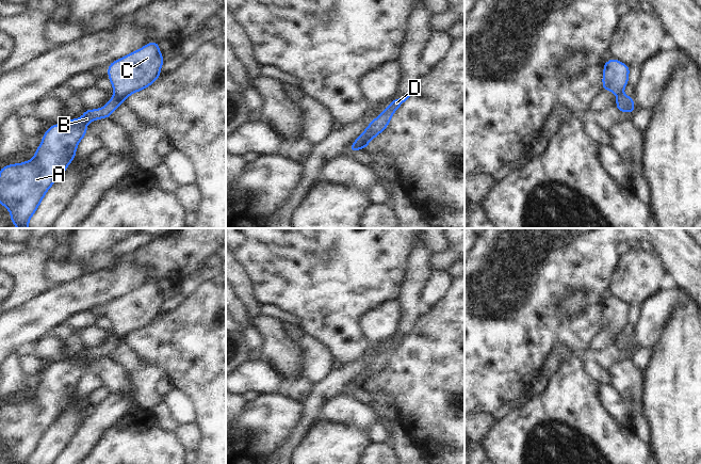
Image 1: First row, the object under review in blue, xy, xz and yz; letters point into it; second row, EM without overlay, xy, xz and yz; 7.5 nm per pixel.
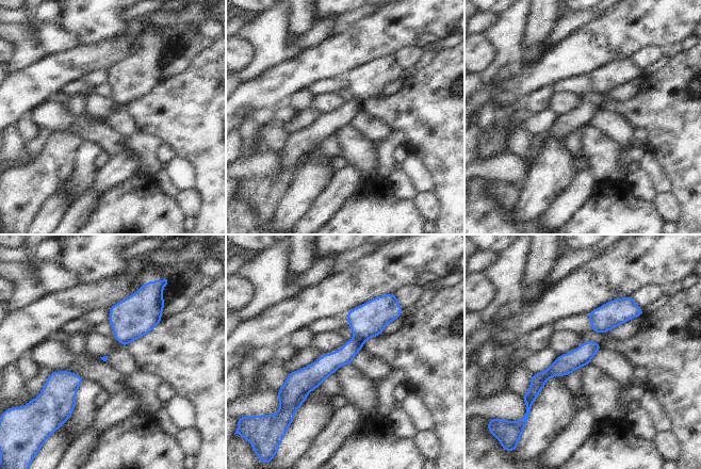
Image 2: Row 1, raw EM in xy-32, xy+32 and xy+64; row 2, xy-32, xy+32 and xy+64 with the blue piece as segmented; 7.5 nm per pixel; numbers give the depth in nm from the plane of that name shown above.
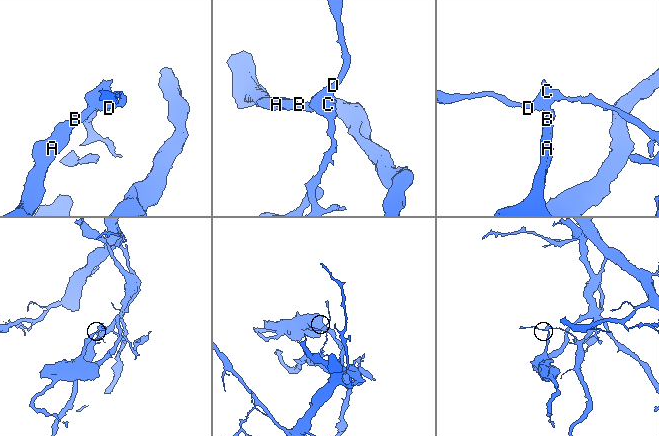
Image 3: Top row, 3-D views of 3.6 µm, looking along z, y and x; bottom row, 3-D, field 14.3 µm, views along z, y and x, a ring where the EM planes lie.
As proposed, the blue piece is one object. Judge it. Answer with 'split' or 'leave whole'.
split

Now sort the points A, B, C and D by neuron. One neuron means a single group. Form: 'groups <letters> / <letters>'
groups A B / C D

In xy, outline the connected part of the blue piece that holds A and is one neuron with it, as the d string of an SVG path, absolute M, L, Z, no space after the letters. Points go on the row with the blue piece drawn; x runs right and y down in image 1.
M114 95L101 108L83 111L81 118L51 125L42 138L35 155L22 163L12 163L0 169L0 204L11 214L11 223L17 228L29 228L29 222L38 209L48 190L67 170L76 158L81 140L87 134L86 125L101 118L111 118L112 113L120 107L123 100Z

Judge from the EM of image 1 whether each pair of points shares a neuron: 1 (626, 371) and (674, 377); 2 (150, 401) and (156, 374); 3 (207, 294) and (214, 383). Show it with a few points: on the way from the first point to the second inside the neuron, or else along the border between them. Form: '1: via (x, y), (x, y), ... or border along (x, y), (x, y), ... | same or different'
1: border along (642, 373), (642, 396), (640, 398) | different
2: via (150, 395), (150, 381) | same
3: via (210, 317), (210, 322), (214, 328), (214, 361) | same

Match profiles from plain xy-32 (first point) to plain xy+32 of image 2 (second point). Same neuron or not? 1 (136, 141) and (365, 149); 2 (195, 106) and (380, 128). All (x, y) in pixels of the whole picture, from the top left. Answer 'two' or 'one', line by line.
1: two
2: two

